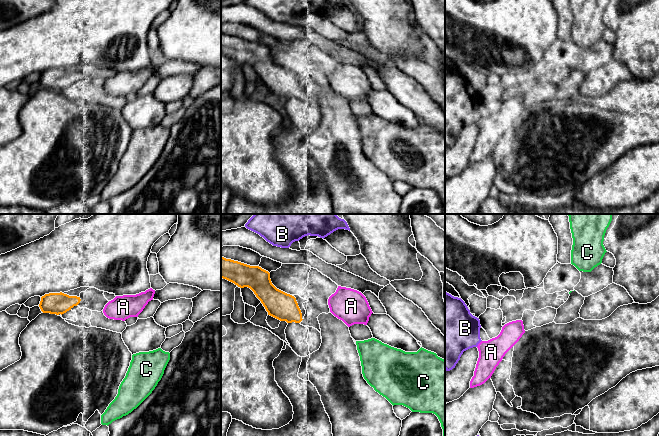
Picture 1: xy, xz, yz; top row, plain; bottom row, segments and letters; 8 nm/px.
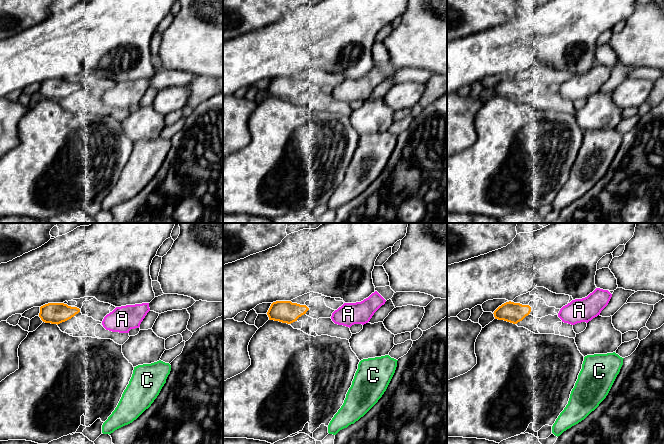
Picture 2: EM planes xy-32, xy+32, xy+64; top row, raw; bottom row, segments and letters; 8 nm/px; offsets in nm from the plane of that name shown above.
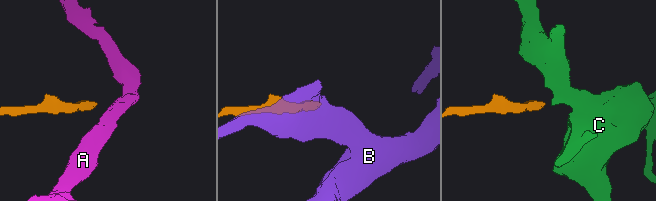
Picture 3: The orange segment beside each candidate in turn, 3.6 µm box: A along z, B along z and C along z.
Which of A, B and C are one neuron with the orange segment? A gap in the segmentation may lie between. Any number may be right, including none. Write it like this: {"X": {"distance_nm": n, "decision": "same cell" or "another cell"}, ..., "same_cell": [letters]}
{"A": {"distance_nm": 200, "decision": "another cell"}, "B": {"distance_nm": 200, "decision": "another cell"}, "C": {"distance_nm": 460, "decision": "same cell"}, "same_cell": ["C"]}

